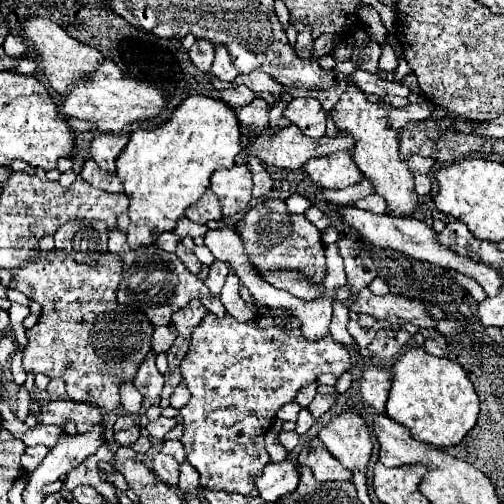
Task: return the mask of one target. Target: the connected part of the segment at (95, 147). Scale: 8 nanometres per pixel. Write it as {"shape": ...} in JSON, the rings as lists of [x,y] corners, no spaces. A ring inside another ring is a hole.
{"shape":[[[96,134],[94,140],[90,142],[90,156],[96,160],[96,164],[106,170],[114,172],[116,170],[116,158],[122,152],[122,148],[128,142],[128,134]]]}

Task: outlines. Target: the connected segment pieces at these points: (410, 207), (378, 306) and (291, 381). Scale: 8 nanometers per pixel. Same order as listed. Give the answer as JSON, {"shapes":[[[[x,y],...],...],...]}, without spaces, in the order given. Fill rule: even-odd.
{"shapes":[[[[350,84],[350,88],[342,94],[340,102],[332,108],[330,116],[334,118],[340,130],[346,130],[356,140],[354,162],[364,174],[376,194],[380,194],[388,204],[388,214],[394,218],[408,218],[418,208],[418,194],[414,192],[414,178],[406,168],[406,162],[398,156],[398,140],[396,130],[406,126],[412,120],[428,118],[432,110],[432,102],[424,104],[408,104],[406,108],[388,108],[384,104],[370,104],[366,94]]],[[[368,288],[358,296],[358,300],[350,306],[350,310],[386,320],[392,326],[410,322],[418,328],[436,328],[436,320],[430,316],[422,300],[410,300],[406,296],[396,296],[396,294],[372,296]]],[[[206,314],[204,320],[192,330],[190,348],[188,348],[188,354],[186,354],[184,360],[182,360],[182,368],[180,368],[182,380],[184,380],[184,384],[188,386],[188,390],[190,390],[192,396],[190,396],[188,404],[180,410],[184,428],[186,428],[186,430],[184,430],[184,436],[180,438],[180,442],[184,444],[186,460],[200,472],[200,486],[206,488],[206,490],[228,490],[228,492],[238,492],[238,494],[244,494],[244,496],[256,496],[258,492],[256,492],[256,486],[254,486],[254,478],[260,476],[262,470],[264,470],[264,466],[270,462],[270,456],[268,456],[268,452],[266,452],[266,448],[264,448],[264,436],[266,436],[266,432],[270,430],[270,426],[272,426],[272,422],[274,422],[274,418],[276,418],[276,412],[278,412],[284,404],[294,402],[298,390],[304,388],[304,386],[308,386],[308,384],[312,384],[312,382],[316,382],[316,378],[318,378],[320,374],[330,372],[330,374],[334,374],[334,376],[338,378],[338,376],[344,374],[346,370],[350,370],[350,366],[352,366],[350,352],[348,352],[342,344],[334,342],[332,338],[324,338],[324,340],[318,340],[318,342],[306,340],[306,338],[300,334],[300,322],[298,322],[294,316],[286,316],[286,318],[256,318],[256,320],[258,320],[258,326],[252,324],[252,322],[242,324],[242,322],[238,322],[236,318],[232,318],[230,314],[226,314],[224,318],[216,318],[214,314]],[[284,328],[290,328],[292,332],[286,334]]]]}

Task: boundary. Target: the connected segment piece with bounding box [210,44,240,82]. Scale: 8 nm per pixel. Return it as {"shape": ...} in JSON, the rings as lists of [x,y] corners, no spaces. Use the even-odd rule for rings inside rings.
{"shape":[[[214,44],[214,50],[216,50],[216,54],[214,54],[214,62],[212,62],[212,70],[210,72],[214,76],[218,76],[220,80],[232,82],[240,72],[232,66],[228,50],[224,50],[224,46],[220,46],[220,44]]]}

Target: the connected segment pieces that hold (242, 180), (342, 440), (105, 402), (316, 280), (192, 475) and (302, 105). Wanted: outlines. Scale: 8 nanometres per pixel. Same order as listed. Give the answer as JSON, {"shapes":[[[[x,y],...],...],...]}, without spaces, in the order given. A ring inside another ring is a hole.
{"shapes":[[[[246,166],[220,168],[210,178],[210,190],[218,196],[224,216],[236,216],[248,208],[252,180]]],[[[346,412],[332,418],[318,434],[332,456],[350,472],[366,472],[372,442],[366,422],[356,412]]],[[[54,250],[48,258],[32,258],[28,264],[14,270],[10,288],[20,290],[30,300],[36,300],[42,304],[40,320],[34,328],[26,330],[28,344],[22,350],[22,364],[26,372],[32,374],[46,374],[50,378],[62,378],[66,382],[66,392],[70,400],[94,404],[104,410],[114,410],[120,404],[120,392],[118,384],[134,378],[136,370],[140,368],[140,362],[146,358],[150,348],[150,338],[154,332],[154,326],[148,322],[148,318],[140,312],[132,312],[130,308],[116,302],[116,288],[122,274],[122,262],[116,258],[116,254],[106,254],[98,260],[96,268],[88,268],[84,264],[74,262],[68,254],[62,250]]],[[[264,200],[252,206],[244,216],[234,224],[236,232],[242,238],[244,250],[248,254],[254,270],[264,278],[268,272],[278,270],[298,270],[312,286],[318,286],[326,272],[324,244],[320,230],[304,218],[304,214],[290,214],[284,200]]],[[[184,462],[180,466],[180,480],[178,480],[178,486],[176,490],[186,498],[186,496],[194,496],[194,498],[200,498],[202,494],[202,488],[198,486],[198,472],[188,464]]],[[[294,98],[284,110],[284,118],[296,124],[310,138],[324,136],[326,112],[316,98]]]]}

